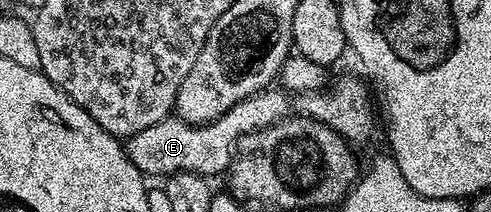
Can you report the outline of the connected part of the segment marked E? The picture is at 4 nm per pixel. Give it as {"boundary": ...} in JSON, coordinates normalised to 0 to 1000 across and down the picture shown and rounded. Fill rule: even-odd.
{"boundary":[[[540,425],[468,500],[442,566],[426,585],[383,585],[356,538],[344,538],[314,594],[303,594],[287,627],[259,646],[253,722],[281,783],[295,835],[326,830],[340,840],[352,811],[399,811],[405,830],[434,840],[462,816],[475,731],[495,642],[507,642],[530,604],[550,594],[558,575],[589,542],[589,439],[576,425]]]}

